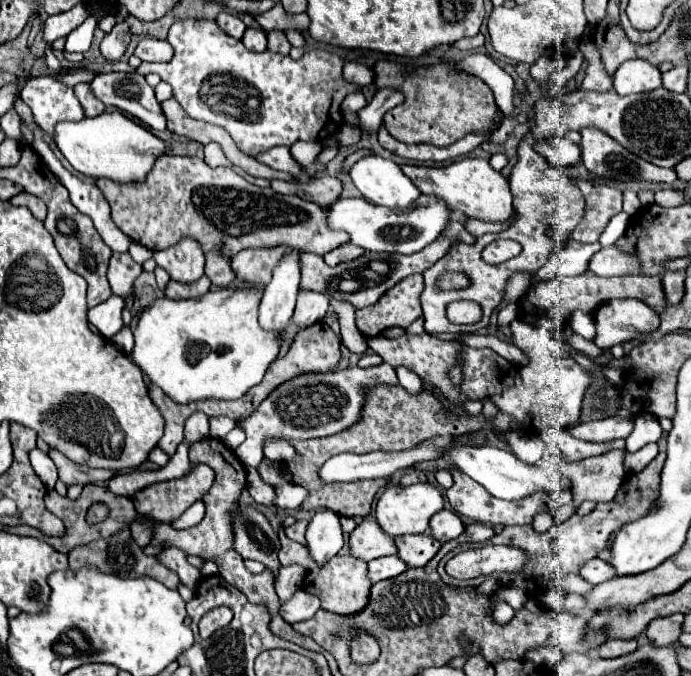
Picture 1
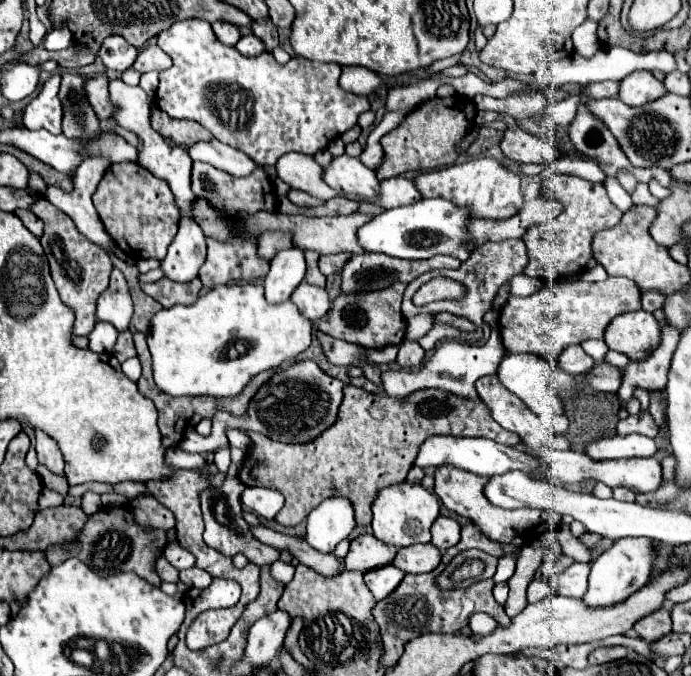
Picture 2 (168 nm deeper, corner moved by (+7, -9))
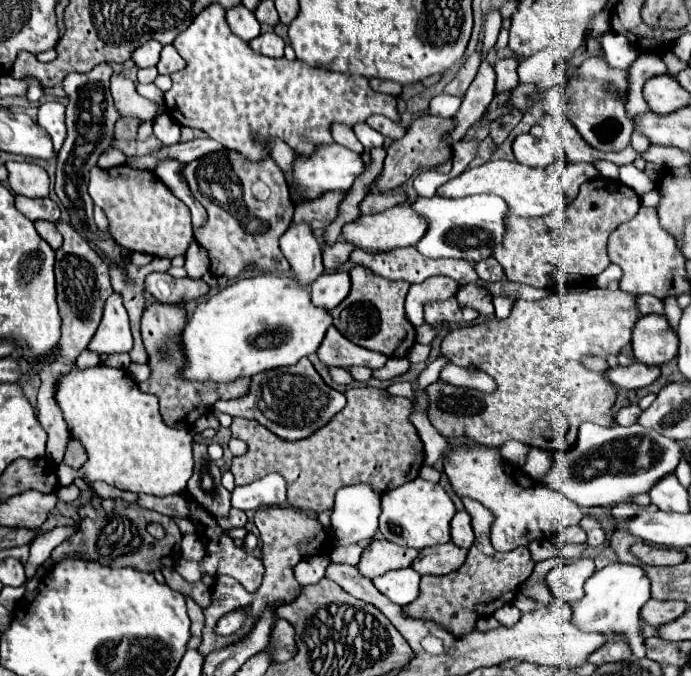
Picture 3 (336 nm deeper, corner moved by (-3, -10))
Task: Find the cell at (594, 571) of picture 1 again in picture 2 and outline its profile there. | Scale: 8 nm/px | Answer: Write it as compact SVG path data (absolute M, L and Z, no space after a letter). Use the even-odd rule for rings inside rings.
M574 562L564 572L560 572L556 578L552 578L550 584L554 586L554 592L560 596L582 598L582 594L586 594L584 590L586 590L588 574L590 574L590 564Z

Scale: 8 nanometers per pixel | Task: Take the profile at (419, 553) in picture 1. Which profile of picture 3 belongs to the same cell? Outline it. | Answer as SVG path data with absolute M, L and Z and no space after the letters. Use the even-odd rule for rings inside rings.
M446 543L440 547L426 547L418 553L412 563L412 569L420 575L446 575L456 571L466 559L466 551L454 547L454 543Z

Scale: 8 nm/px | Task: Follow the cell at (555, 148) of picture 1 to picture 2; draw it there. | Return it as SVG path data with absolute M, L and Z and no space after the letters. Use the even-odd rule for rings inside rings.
M504 114L502 122L506 124L506 132L500 142L500 148L506 158L510 158L518 164L546 164L546 166L550 166L560 156L560 152L556 150L556 146L552 142L548 142L546 138L536 138L528 132L520 130L512 116Z

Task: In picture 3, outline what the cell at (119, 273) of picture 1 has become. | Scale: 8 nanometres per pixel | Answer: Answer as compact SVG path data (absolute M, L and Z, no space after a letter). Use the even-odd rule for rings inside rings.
M112 293L112 297L104 303L104 315L100 327L88 347L100 355L126 353L132 349L130 321L128 321L128 313L124 311L124 303L120 295Z

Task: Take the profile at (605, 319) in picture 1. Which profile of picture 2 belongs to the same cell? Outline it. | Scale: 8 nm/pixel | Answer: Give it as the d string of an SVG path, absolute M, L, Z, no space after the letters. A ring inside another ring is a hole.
M644 310L620 314L606 328L604 342L610 350L622 352L630 360L644 360L660 344L660 322Z

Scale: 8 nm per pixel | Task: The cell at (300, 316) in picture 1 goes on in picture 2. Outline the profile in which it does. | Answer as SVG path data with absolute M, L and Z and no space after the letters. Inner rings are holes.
M302 282L292 294L292 302L286 300L280 304L270 304L264 298L262 284L220 284L210 288L190 306L178 304L160 310L152 318L148 330L148 348L152 354L154 380L158 388L170 396L236 396L256 374L264 370L274 370L282 366L286 360L294 360L300 352L304 352L310 346L312 322L318 322L330 310L330 298L326 288Z

